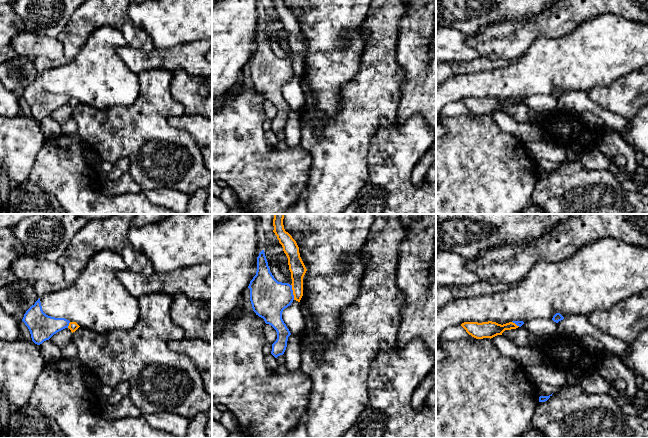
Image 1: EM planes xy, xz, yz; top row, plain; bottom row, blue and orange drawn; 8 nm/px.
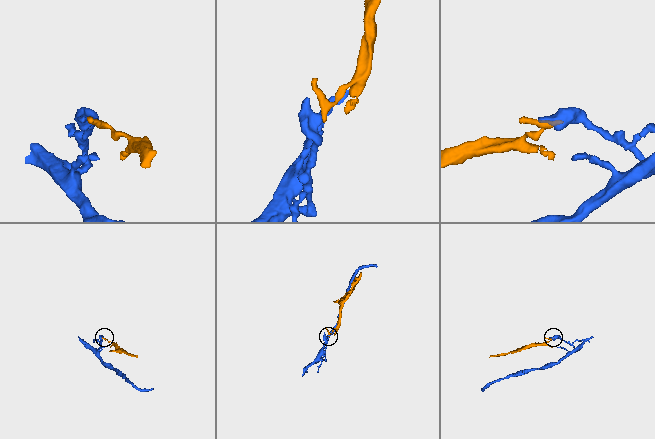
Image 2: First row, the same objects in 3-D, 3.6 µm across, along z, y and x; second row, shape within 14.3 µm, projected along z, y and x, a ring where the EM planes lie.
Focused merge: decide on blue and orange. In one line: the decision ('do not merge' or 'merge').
do not merge

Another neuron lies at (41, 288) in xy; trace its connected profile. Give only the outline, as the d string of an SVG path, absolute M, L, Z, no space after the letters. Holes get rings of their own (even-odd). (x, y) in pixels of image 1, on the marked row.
M38 281L33 283L33 288L38 296L38 298L43 297L44 295L52 292L56 292L62 289L65 289L68 284L65 281L60 283L47 283L45 281Z

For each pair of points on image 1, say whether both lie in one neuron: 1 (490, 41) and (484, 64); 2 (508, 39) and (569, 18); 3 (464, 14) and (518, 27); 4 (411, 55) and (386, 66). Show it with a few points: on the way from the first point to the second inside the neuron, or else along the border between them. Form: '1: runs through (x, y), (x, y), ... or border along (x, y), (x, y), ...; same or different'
1: border along (481, 56), (491, 59), (507, 59), (509, 61); different
2: runs through (523, 32), (536, 26), (554, 22); same
3: border along (523, 17), (494, 22), (483, 26), (478, 32); different
4: border along (397, 38), (396, 61), (403, 72), (402, 84); different

